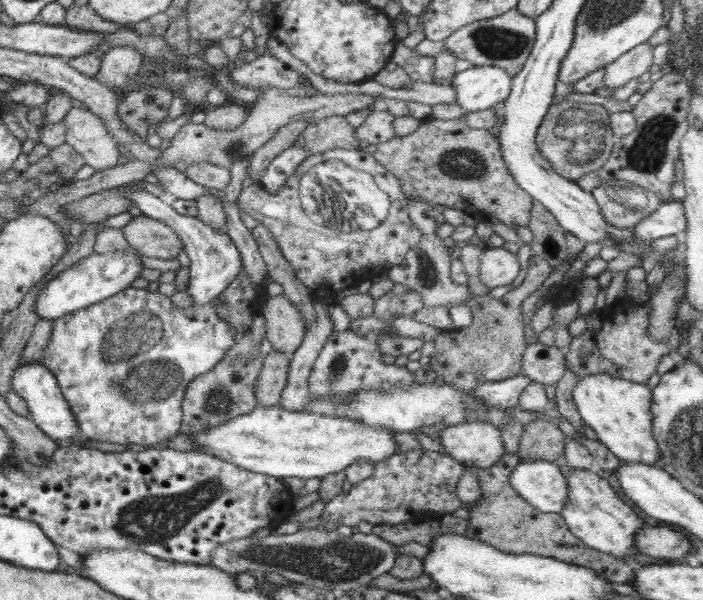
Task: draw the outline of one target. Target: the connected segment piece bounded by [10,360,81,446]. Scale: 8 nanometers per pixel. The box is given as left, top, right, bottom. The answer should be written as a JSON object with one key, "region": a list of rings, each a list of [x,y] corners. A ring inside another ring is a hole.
{"region":[[[42,360],[19,364],[18,369],[12,375],[10,388],[26,401],[28,410],[31,412],[31,419],[51,440],[54,440],[58,445],[75,444],[81,446],[77,443],[80,436],[74,413],[70,410],[62,391],[60,391],[59,382],[46,369]]]}

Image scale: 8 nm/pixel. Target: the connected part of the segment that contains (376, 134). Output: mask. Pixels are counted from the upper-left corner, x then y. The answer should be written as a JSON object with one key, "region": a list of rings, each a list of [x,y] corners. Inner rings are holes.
{"region":[[[383,106],[375,108],[370,112],[368,118],[355,128],[355,137],[370,145],[388,142],[396,137],[392,122],[396,117],[392,116]]]}

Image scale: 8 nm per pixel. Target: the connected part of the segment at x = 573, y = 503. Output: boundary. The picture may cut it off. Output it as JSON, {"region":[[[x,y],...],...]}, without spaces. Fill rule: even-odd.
{"region":[[[559,464],[569,491],[566,504],[558,515],[566,521],[569,531],[586,546],[632,563],[632,558],[638,553],[634,546],[634,536],[646,525],[645,522],[639,513],[618,496],[605,478],[590,470],[569,468],[567,465]]]}

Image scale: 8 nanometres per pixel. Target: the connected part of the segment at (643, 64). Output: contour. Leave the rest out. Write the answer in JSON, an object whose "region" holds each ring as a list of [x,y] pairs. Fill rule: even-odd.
{"region":[[[647,41],[607,64],[601,87],[617,89],[642,76],[654,64],[652,51],[653,46]]]}

